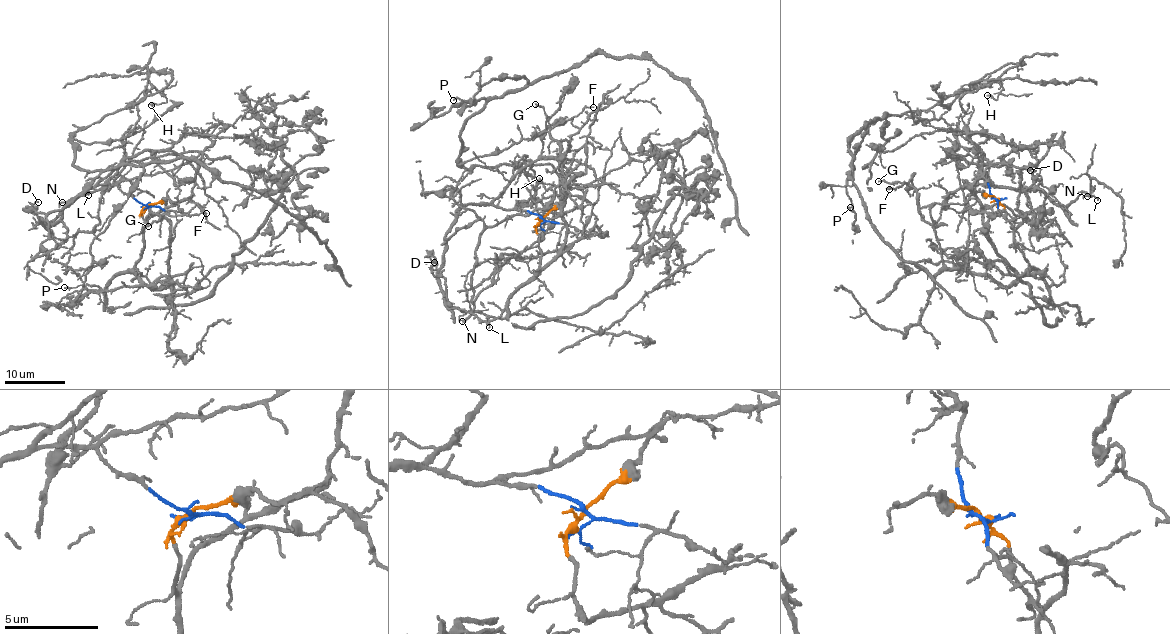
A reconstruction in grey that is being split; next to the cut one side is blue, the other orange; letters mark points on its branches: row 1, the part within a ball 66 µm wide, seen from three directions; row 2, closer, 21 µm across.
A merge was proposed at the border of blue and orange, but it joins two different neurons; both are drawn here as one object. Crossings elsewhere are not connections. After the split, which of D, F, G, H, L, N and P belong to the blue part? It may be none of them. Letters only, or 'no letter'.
D, H, L, N, P

